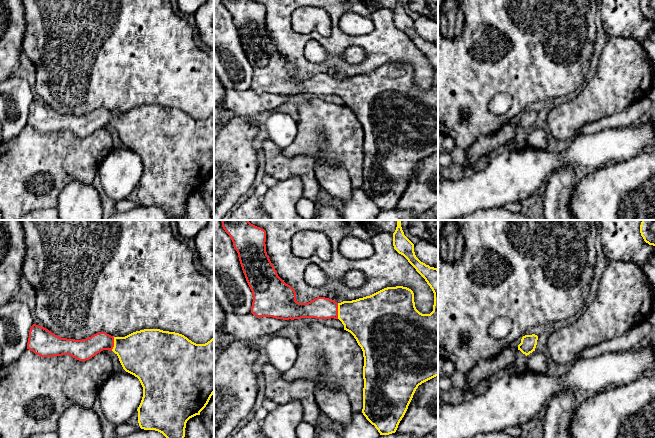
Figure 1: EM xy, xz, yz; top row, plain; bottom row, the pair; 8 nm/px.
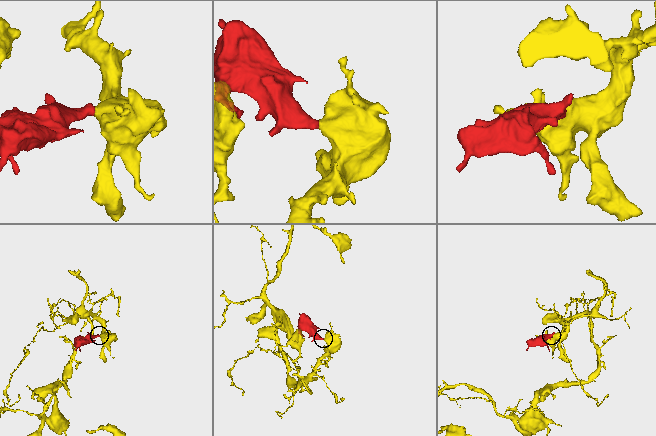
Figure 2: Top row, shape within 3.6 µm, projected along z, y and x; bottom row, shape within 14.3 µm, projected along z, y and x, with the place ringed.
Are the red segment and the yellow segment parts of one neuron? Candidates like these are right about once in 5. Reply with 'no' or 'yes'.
yes

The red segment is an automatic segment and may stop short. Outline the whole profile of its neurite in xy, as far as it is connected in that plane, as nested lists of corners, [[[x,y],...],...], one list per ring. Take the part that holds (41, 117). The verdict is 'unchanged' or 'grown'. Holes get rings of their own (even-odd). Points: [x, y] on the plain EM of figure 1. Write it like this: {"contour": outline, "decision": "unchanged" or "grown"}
{"contour": [[[33,100],[29,107],[27,125],[41,133],[70,131],[79,137],[86,137],[103,126],[113,127],[123,145],[137,153],[143,163],[143,173],[137,185],[141,205],[162,209],[169,218],[182,220],[187,197],[200,191],[214,170],[214,114],[205,120],[196,120],[182,110],[160,105],[144,105],[125,113],[113,113],[106,108],[98,108],[82,116],[61,114],[48,105]]], "decision": "grown"}

